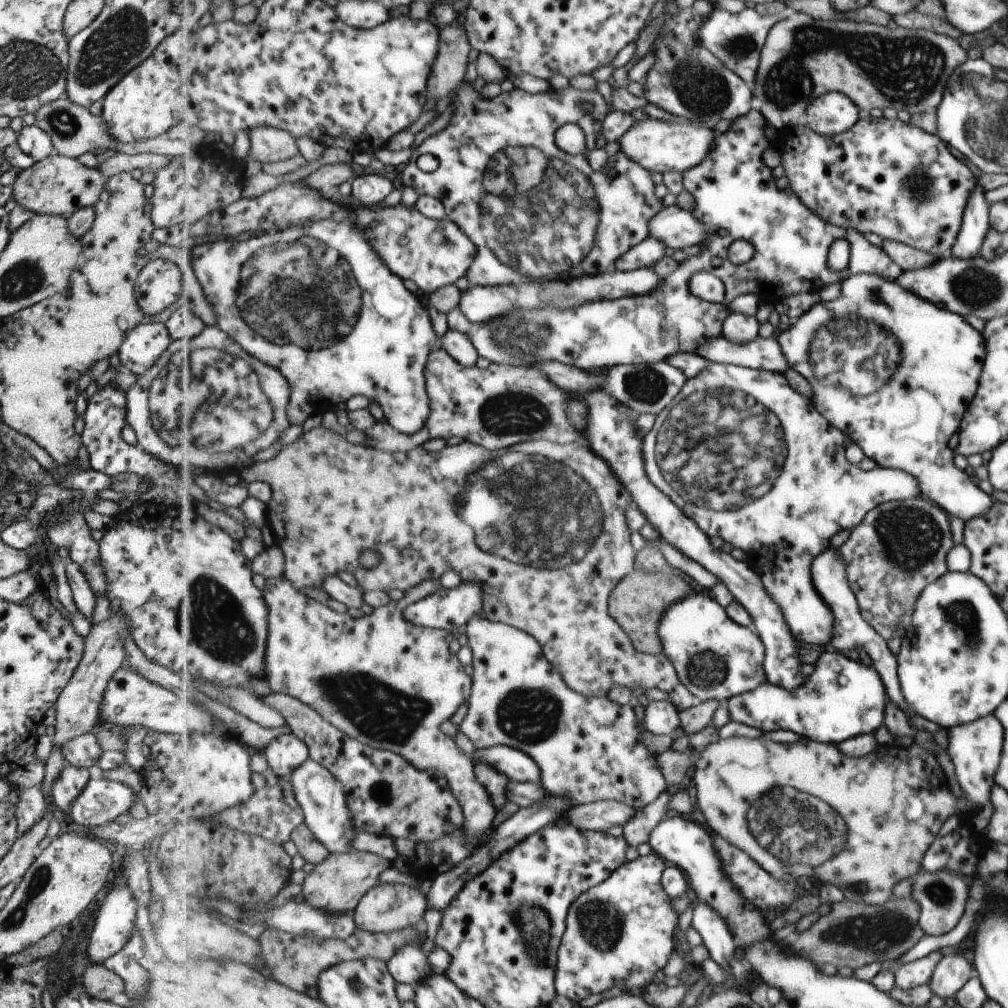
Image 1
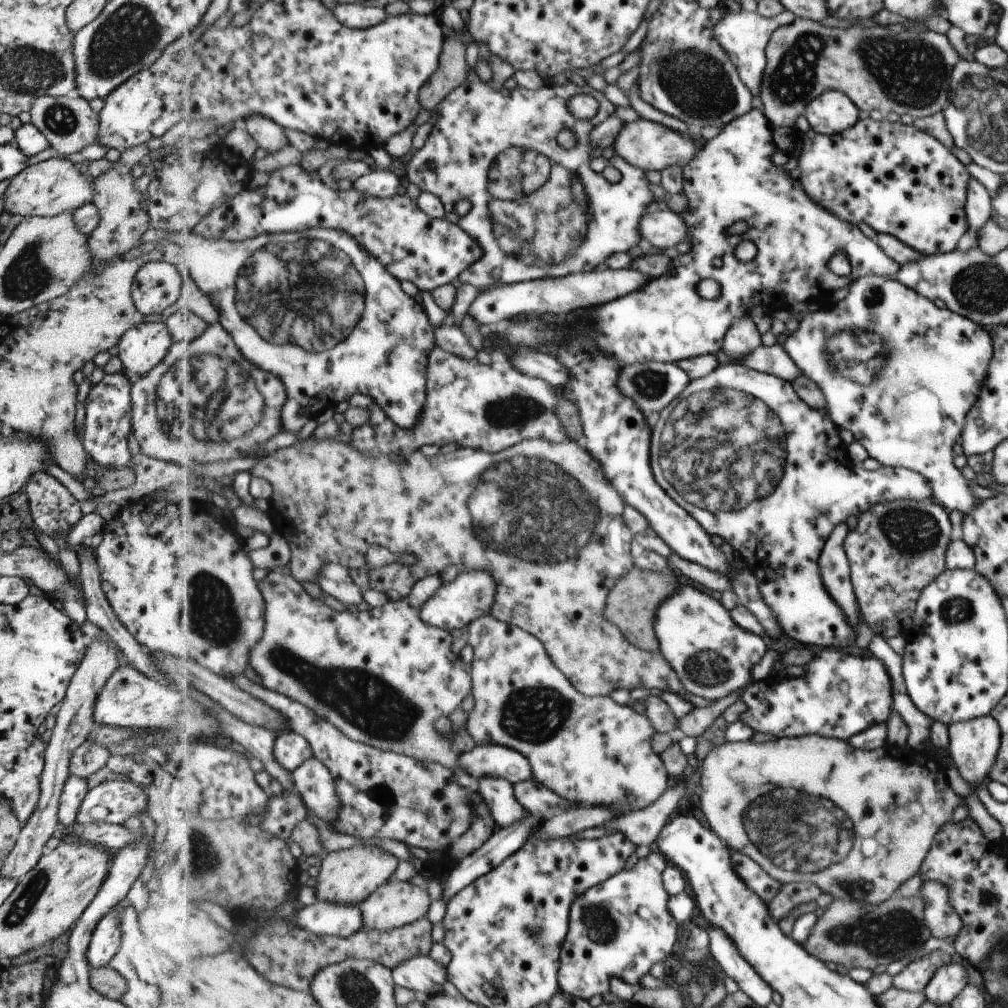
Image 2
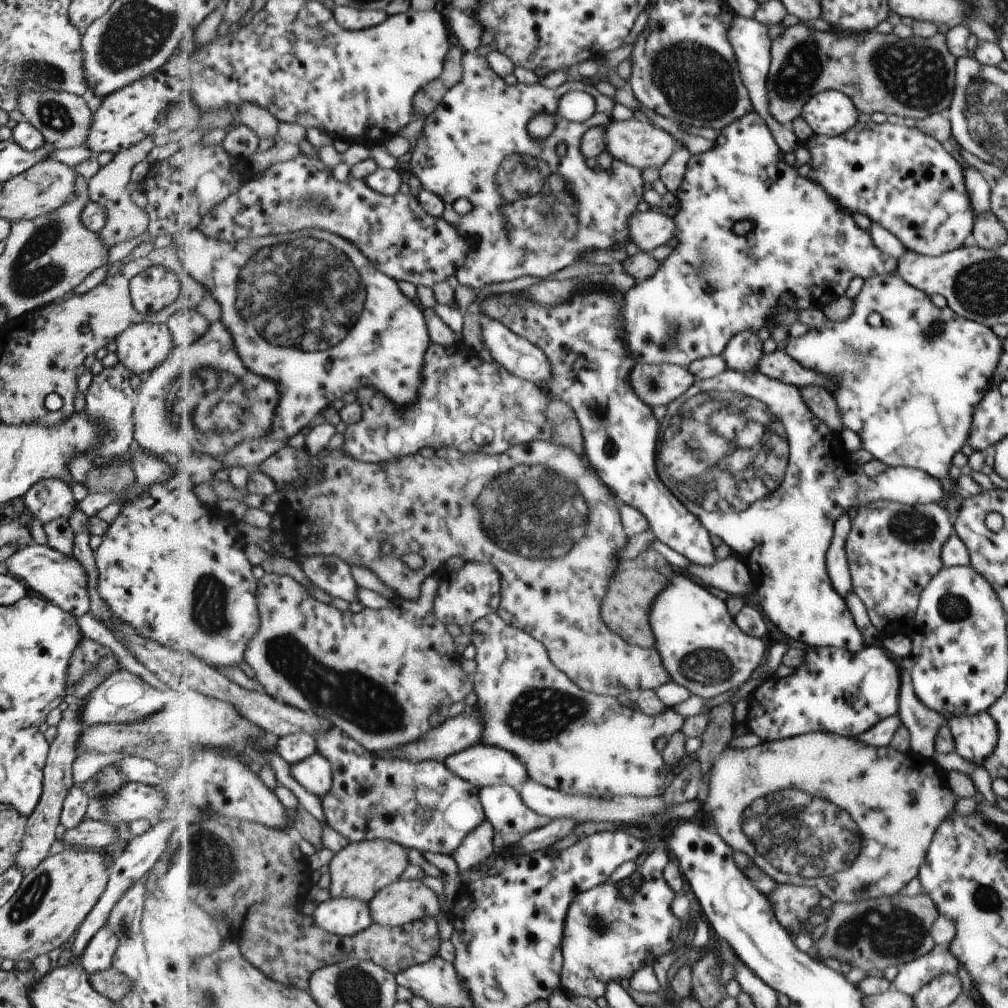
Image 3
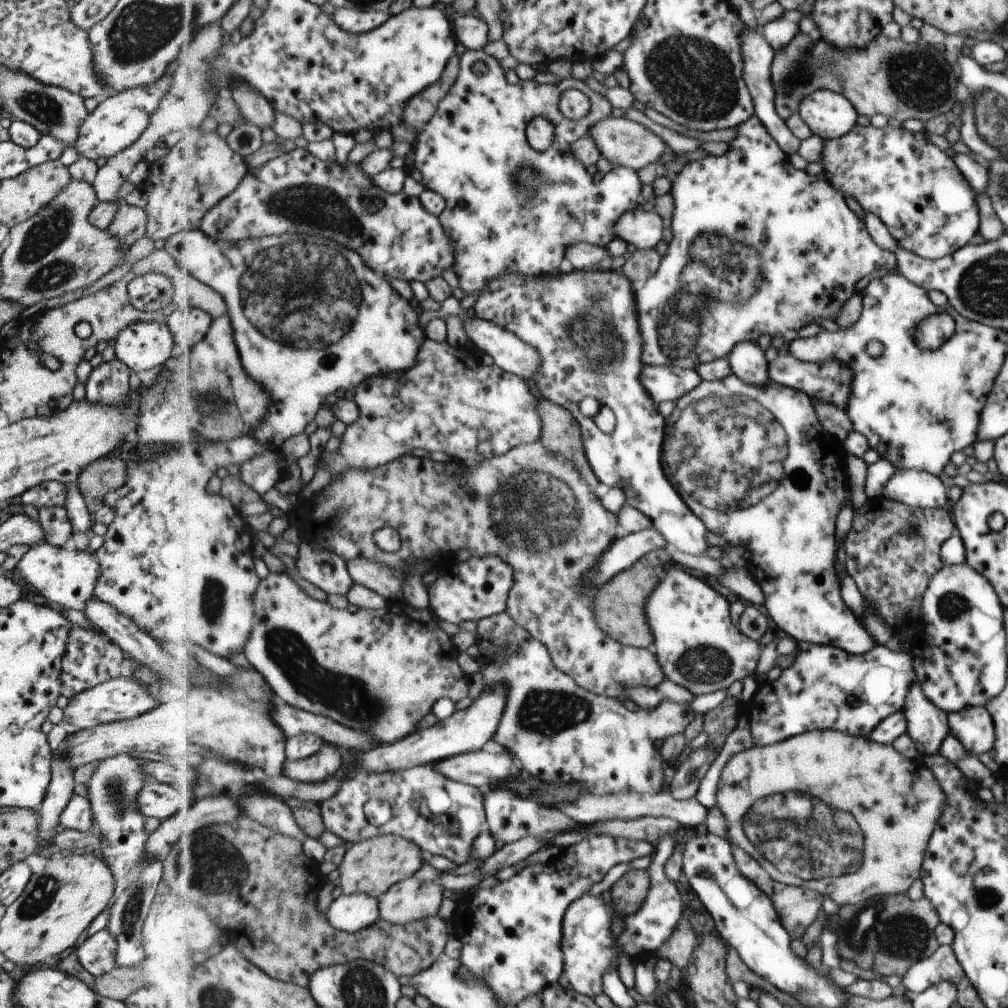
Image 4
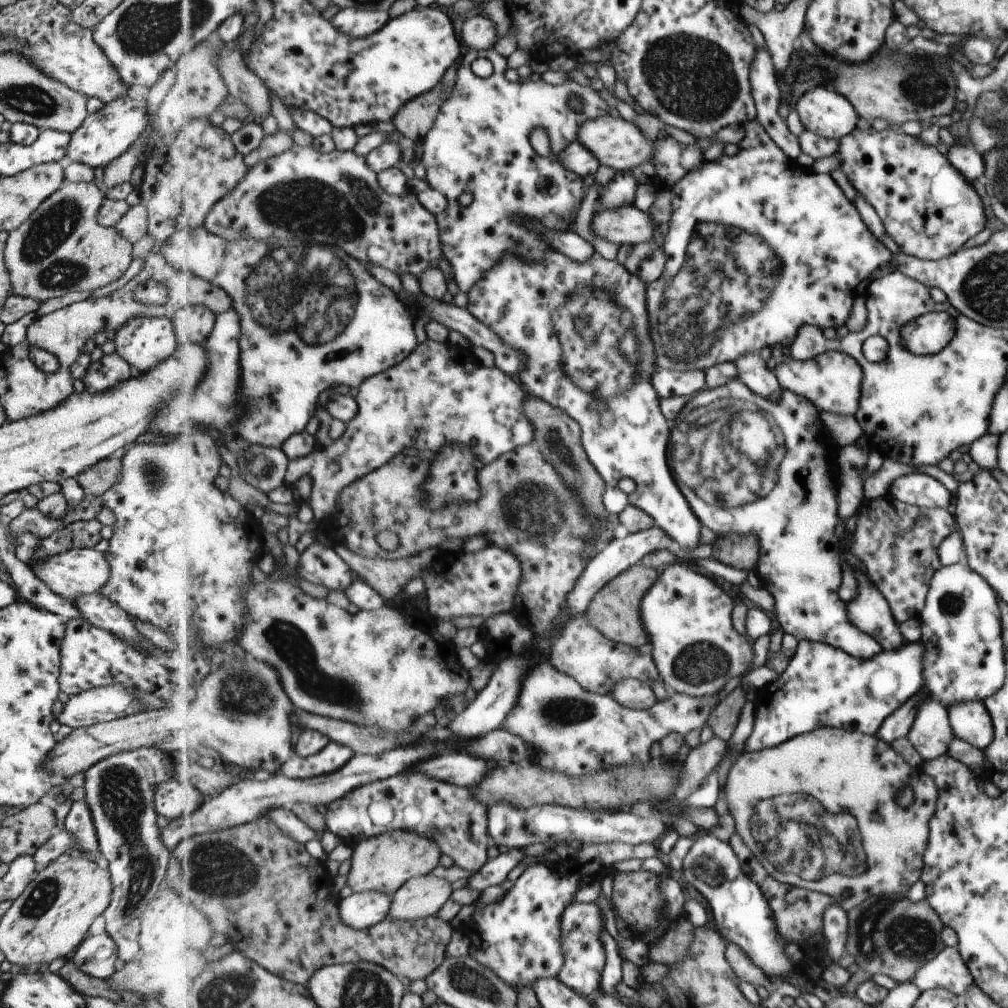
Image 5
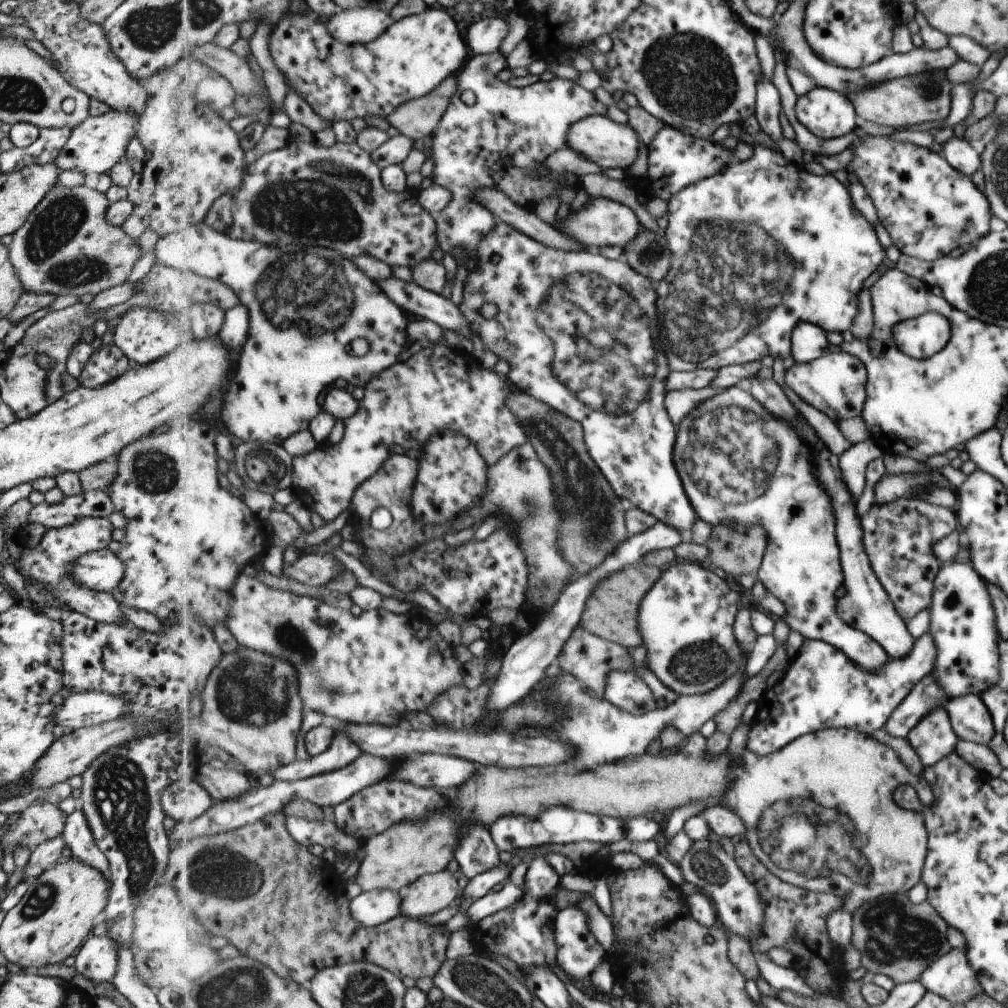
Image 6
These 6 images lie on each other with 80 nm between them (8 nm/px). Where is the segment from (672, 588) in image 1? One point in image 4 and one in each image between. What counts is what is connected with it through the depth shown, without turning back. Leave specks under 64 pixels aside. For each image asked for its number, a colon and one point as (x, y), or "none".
2: (632, 604)
3: (627, 607)
4: (620, 605)

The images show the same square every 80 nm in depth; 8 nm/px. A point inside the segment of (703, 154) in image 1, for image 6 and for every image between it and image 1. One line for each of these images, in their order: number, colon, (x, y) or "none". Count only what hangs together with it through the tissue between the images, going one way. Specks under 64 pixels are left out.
2: (647, 145)
3: (638, 143)
4: (623, 142)
5: (620, 144)
6: (610, 145)

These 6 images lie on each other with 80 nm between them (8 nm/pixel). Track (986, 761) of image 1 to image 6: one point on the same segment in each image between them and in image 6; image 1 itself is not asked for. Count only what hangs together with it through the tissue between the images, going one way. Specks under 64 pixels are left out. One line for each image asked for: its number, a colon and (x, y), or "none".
2: (972, 746)
3: (974, 736)
4: (972, 726)
5: (969, 721)
6: (970, 720)

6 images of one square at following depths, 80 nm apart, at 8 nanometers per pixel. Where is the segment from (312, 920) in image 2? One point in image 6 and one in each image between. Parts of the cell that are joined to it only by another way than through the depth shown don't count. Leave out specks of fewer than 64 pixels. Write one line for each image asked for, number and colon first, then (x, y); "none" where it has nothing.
3: (345, 916)
4: (355, 912)
5: (362, 910)
6: (372, 908)

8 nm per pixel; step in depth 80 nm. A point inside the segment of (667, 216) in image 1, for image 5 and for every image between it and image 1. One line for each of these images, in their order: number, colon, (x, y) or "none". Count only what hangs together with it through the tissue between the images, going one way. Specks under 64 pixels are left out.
2: (664, 228)
3: (651, 228)
4: (642, 228)
5: (623, 225)

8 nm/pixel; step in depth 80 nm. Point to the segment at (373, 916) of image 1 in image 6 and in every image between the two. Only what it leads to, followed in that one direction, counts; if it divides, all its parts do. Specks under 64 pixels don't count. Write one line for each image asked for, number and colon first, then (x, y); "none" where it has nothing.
2: (395, 904)
3: (405, 901)
4: (410, 900)
5: (422, 897)
6: (433, 892)

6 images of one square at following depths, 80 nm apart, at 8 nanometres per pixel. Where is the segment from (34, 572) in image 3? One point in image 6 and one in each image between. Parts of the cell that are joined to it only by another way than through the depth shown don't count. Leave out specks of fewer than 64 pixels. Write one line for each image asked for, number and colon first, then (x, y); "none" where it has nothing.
4: (66, 577)
5: (79, 571)
6: (101, 570)

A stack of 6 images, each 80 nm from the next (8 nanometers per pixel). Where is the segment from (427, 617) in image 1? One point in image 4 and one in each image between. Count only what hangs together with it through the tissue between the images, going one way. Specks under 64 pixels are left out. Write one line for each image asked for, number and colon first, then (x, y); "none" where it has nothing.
2: (472, 594)
3: (474, 591)
4: (479, 587)

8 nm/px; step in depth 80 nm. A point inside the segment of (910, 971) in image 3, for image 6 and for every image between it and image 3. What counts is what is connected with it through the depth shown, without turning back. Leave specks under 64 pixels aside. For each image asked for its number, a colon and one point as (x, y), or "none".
4: (942, 965)
5: (947, 970)
6: (951, 977)

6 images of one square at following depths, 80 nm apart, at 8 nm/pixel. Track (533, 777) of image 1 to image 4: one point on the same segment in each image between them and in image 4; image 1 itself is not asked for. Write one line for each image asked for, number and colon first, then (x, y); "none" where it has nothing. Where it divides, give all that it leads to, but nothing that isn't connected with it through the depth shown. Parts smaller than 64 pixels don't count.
2: (490, 760)
3: (483, 765)
4: (492, 764)

